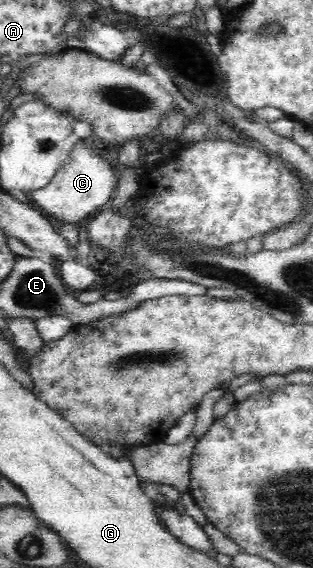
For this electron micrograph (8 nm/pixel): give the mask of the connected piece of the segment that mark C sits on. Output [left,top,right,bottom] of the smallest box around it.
[31,140,117,223]

